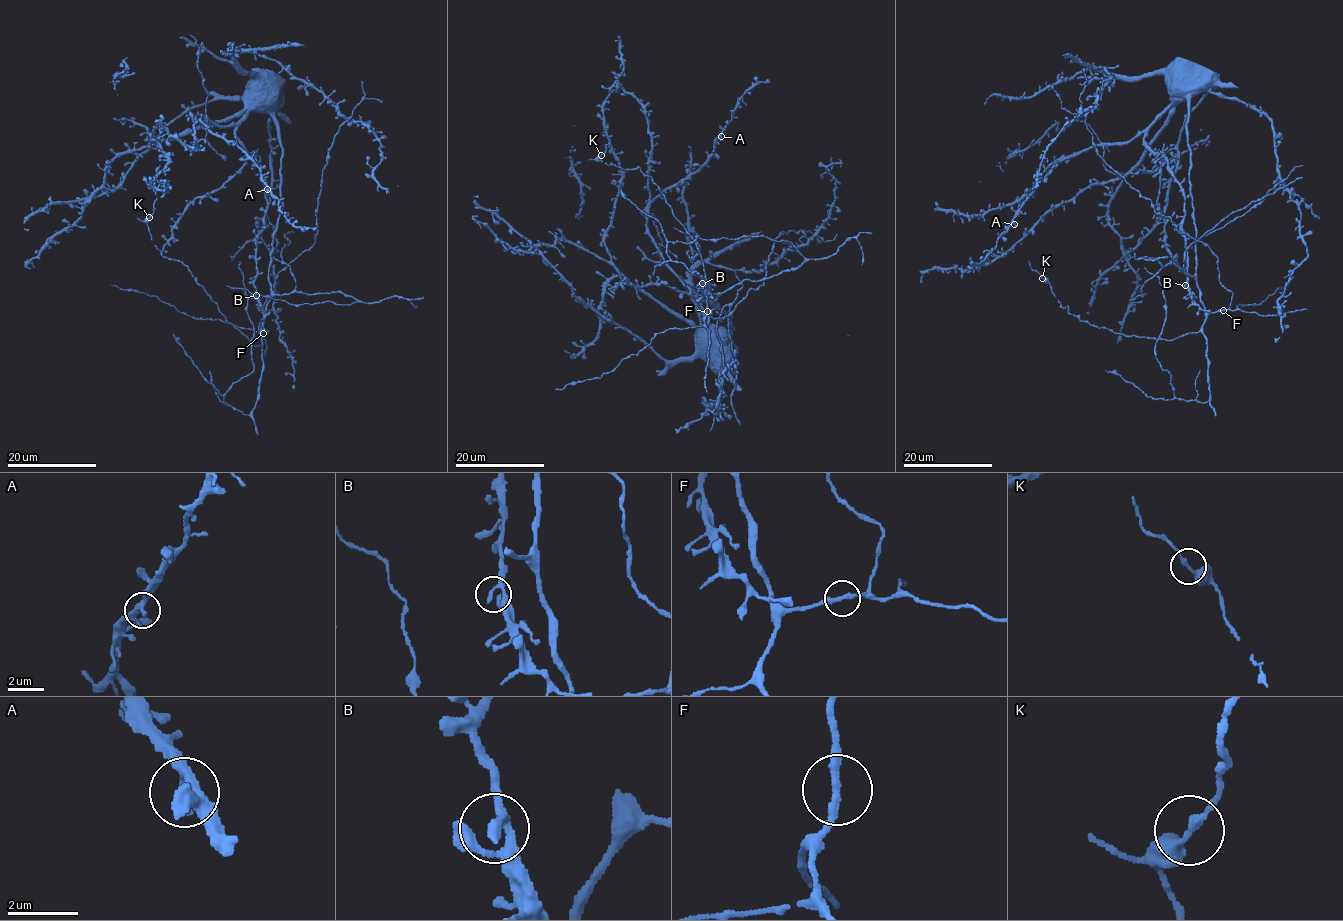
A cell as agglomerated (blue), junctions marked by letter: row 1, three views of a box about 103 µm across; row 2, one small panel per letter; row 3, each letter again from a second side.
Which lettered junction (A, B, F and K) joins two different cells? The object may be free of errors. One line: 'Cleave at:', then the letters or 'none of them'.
Cleave at: none of them

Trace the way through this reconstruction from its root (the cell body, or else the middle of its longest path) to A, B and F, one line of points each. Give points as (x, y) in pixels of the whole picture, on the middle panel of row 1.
A: (731, 327), (731, 337), (723, 340), (702, 321), (646, 224), (646, 209), (655, 198), (701, 167), (721, 136)
B: (731, 327), (730, 314), (719, 308), (715, 301), (716, 293), (707, 295), (709, 287), (702, 283)
F: (731, 327), (730, 314), (718, 307), (716, 293), (706, 295), (707, 311)

